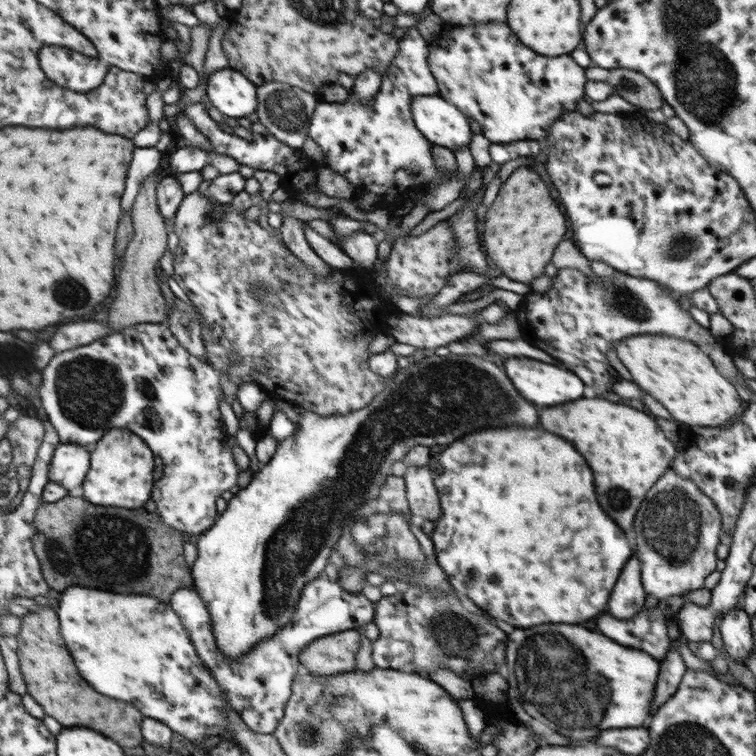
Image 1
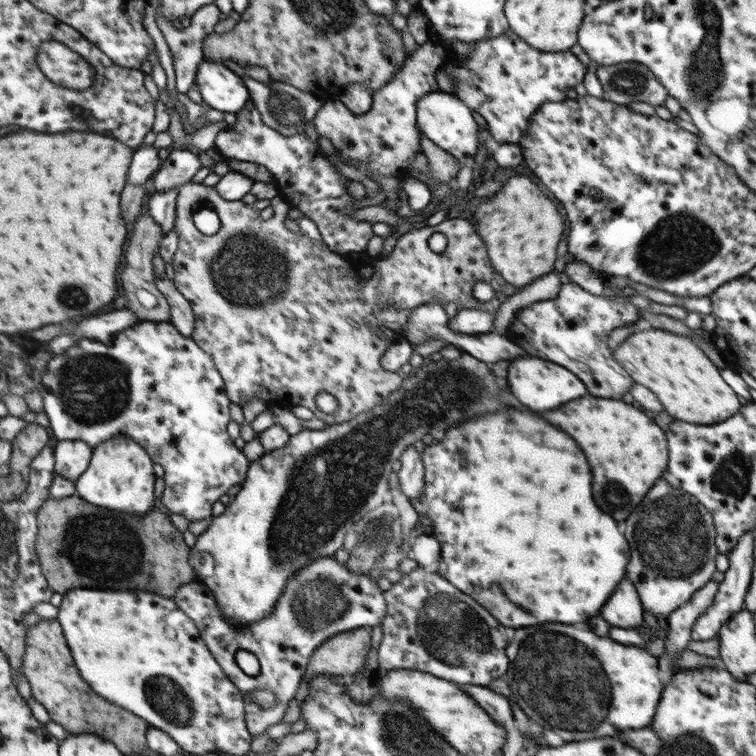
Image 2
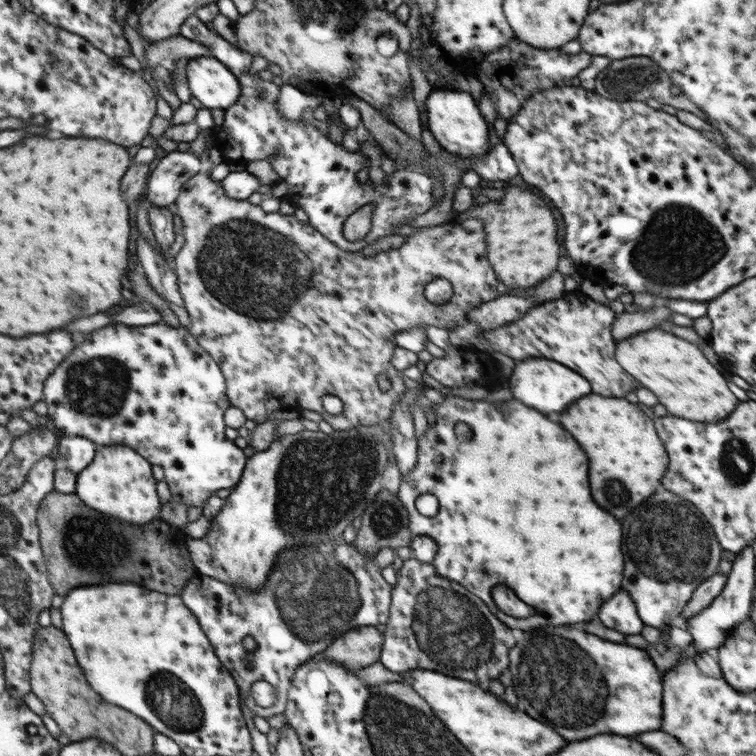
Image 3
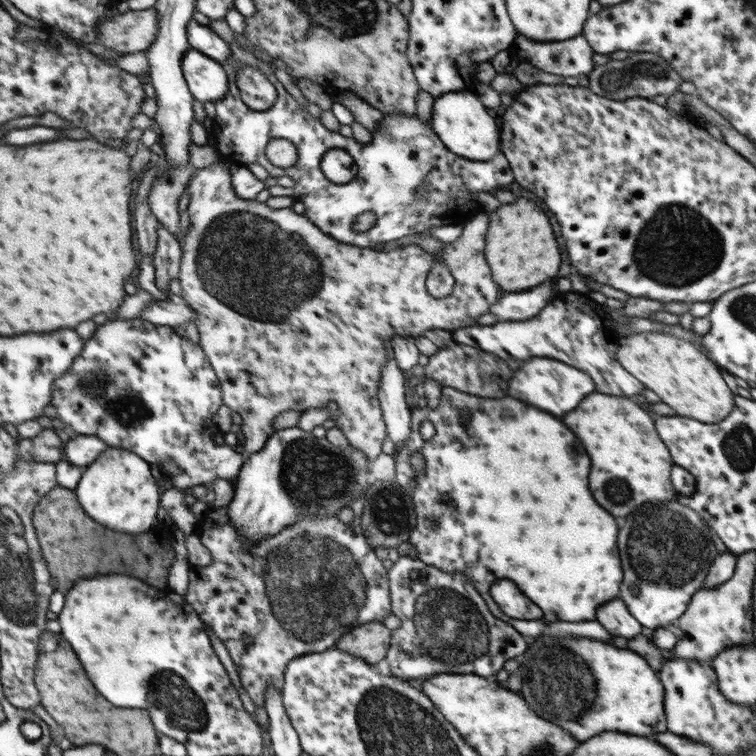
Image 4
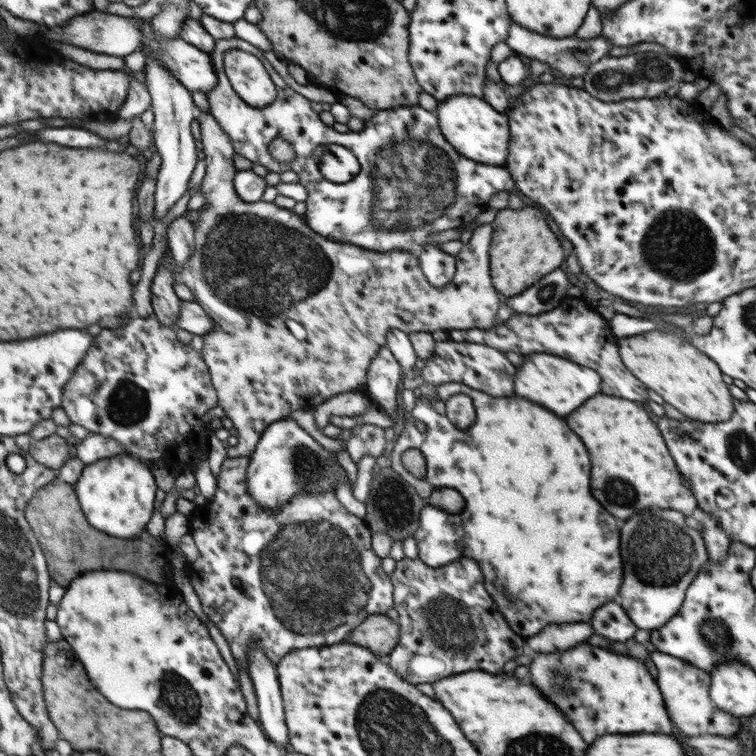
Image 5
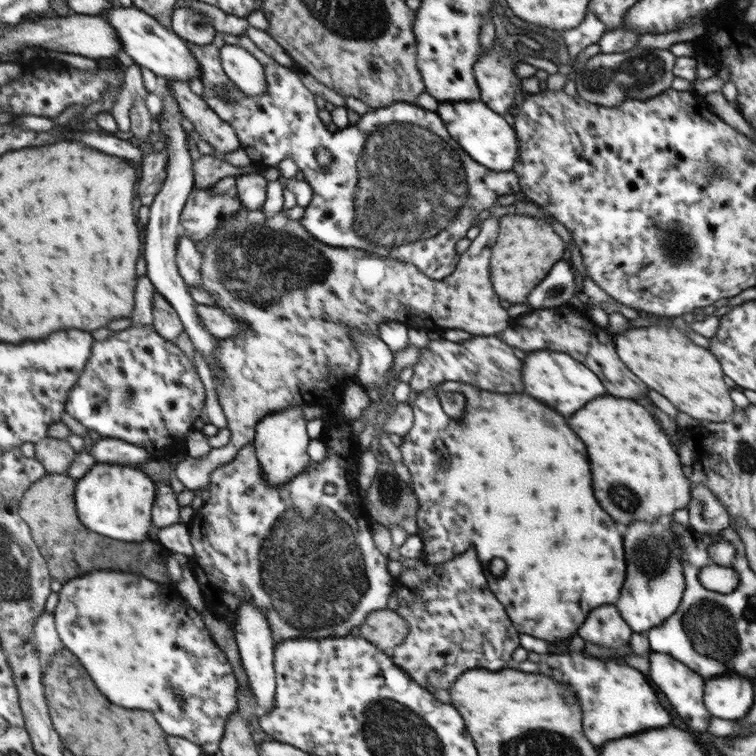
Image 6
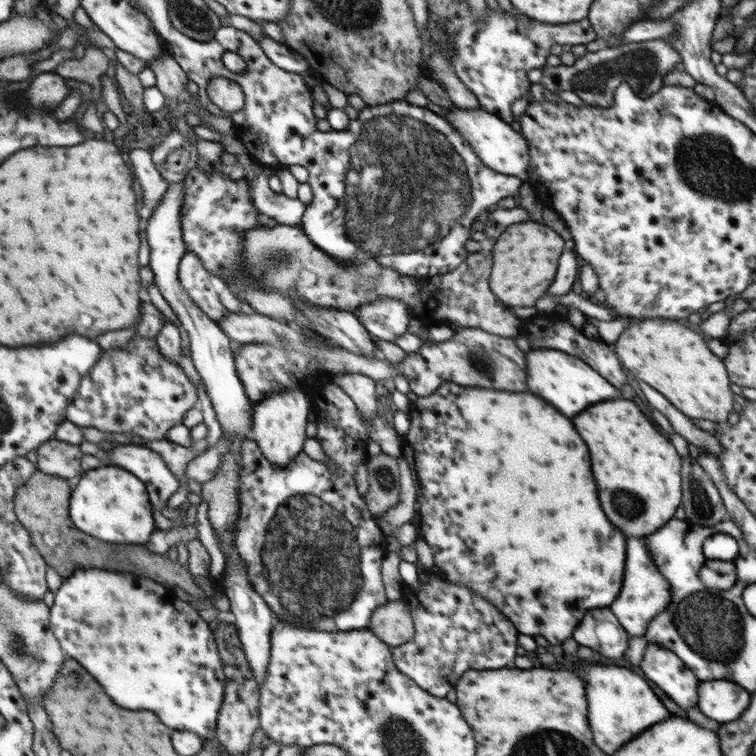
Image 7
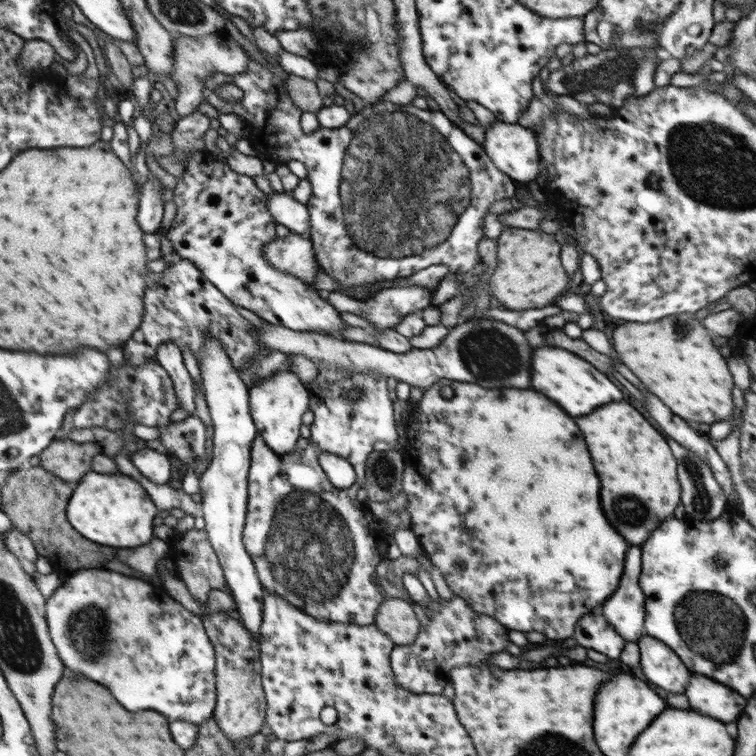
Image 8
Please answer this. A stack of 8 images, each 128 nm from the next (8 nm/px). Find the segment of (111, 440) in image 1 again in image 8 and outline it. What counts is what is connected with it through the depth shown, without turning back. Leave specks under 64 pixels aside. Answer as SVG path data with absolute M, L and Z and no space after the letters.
M88 471L67 504L67 519L88 540L110 548L133 549L150 543L154 536L156 506L148 491L137 480L123 473Z

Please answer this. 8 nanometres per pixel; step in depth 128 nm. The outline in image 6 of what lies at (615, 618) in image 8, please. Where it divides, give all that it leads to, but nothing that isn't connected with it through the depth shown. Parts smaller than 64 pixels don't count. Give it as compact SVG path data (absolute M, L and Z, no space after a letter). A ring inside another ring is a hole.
M660 518L660 520L656 520L656 522L652 522L652 524L644 524L644 522L636 522L636 524L632 524L632 526L628 526L628 530L626 530L626 534L624 534L624 550L626 550L626 566L628 566L628 570L626 570L626 582L624 582L624 588L622 588L622 592L620 592L620 596L619 596L619 600L618 600L618 601L617 601L617 602L616 602L616 604L615 604L615 605L614 605L614 606L615 606L615 607L616 607L616 608L617 608L617 610L618 610L618 612L619 612L619 614L620 614L620 617L621 617L621 618L624 618L624 622L626 622L626 624L628 624L628 626L630 626L630 629L631 629L631 630L632 630L632 631L633 631L633 632L634 632L634 633L643 633L643 634L645 634L645 633L646 633L646 632L648 632L648 631L650 631L650 630L651 630L651 629L652 629L652 628L655 628L655 627L656 627L656 626L657 626L657 625L662 625L662 623L664 623L664 621L666 621L666 620L667 620L667 619L668 619L668 617L670 617L670 616L672 616L672 614L674 614L674 613L676 613L676 610L677 610L677 608L678 608L678 607L680 607L680 602L681 602L681 599L682 599L682 594L683 594L683 593L684 593L684 573L683 573L683 574L682 574L682 566L680 566L680 556L682 556L682 555L683 555L683 548L682 548L682 547L681 547L681 546L680 546L680 545L679 545L679 544L678 544L678 541L677 541L677 536L676 536L676 535L675 535L675 534L674 534L674 533L673 533L673 530L672 530L672 529L671 529L671 524L670 524L670 522L671 522L671 521L672 521L672 519L671 519L671 518L670 518L670 520L666 520L666 518ZM672 570L676 570L676 572L678 572L678 576L676 576L676 578L674 578L674 576L672 576ZM672 578L674 578L674 580L678 580L678 588L670 588L670 586L668 586L668 582L666 582L666 584L664 584L664 580L672 580Z

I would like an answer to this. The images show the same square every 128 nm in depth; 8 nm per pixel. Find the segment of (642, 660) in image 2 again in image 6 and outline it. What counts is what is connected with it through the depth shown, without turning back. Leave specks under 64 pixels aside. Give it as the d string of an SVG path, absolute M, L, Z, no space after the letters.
M584 652L554 654L542 660L538 666L540 674L552 676L560 684L570 684L570 690L580 700L584 734L594 746L600 746L612 738L624 738L628 734L644 732L650 728L662 728L672 722L670 714L662 708L654 688L636 668L604 662Z

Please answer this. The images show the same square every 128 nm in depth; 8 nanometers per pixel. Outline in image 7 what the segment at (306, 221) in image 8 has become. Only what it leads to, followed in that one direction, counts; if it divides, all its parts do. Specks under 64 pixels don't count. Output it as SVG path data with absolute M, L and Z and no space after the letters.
M262 166L262 173L248 181L251 201L256 210L274 218L280 224L301 226L307 205L297 197L288 198L284 193L276 194L269 188L269 178L269 166Z

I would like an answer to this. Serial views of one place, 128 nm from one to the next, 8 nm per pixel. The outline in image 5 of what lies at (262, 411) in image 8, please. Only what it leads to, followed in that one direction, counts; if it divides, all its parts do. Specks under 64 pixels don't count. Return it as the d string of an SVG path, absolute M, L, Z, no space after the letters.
M290 417L269 424L249 457L247 493L251 494L258 506L270 508L270 511L288 504L296 495L336 489L340 480L351 484L348 474L338 463L336 453L327 451Z

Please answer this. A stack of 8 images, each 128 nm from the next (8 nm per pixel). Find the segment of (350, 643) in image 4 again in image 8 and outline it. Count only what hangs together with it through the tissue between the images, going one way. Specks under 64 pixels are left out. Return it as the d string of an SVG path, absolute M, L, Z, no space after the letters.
M387 597L378 608L375 626L395 645L415 642L421 624L413 607L400 598Z

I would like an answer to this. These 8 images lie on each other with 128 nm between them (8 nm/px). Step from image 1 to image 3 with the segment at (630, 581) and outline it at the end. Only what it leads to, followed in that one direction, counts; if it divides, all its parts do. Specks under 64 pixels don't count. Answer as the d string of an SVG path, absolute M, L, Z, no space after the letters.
M622 590L616 592L608 602L602 604L598 616L602 624L606 624L606 628L618 630L624 634L638 634L645 626L636 612L632 598Z

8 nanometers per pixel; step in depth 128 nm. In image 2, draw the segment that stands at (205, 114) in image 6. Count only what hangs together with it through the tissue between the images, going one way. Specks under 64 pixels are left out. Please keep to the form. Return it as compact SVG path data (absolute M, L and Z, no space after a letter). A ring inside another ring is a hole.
M193 182L186 183L179 188L178 198L176 199L176 218L174 223L174 232L178 235L180 242L178 242L178 250L174 255L171 265L174 268L173 283L175 287L186 297L186 300L191 304L194 316L195 327L191 339L208 355L211 356L212 362L216 365L218 372L225 383L225 390L228 398L234 404L242 406L251 398L261 398L267 404L274 404L282 408L293 406L306 406L315 413L317 418L323 420L328 425L340 424L352 420L356 415L362 414L366 411L371 411L377 404L384 403L386 399L390 398L396 390L400 390L403 382L403 375L401 373L388 372L382 368L380 364L381 356L384 351L393 345L398 339L399 335L404 332L404 326L407 324L408 316L411 314L413 308L422 306L423 304L442 303L443 305L449 302L458 304L459 309L476 309L485 310L486 312L497 312L502 302L495 295L490 301L480 301L472 295L472 287L476 282L486 281L490 282L492 278L492 266L486 254L486 246L478 236L479 232L474 230L474 226L468 220L468 216L462 214L453 219L446 219L435 226L426 225L422 229L410 230L402 234L396 242L396 246L392 253L378 261L375 264L360 267L346 261L344 257L330 251L329 248L322 243L316 243L312 239L301 235L294 235L290 233L284 221L287 218L287 212L290 208L289 203L280 198L274 201L274 211L272 218L264 220L259 211L255 210L252 205L248 205L241 200L230 201L219 195L219 192L212 186L204 186L202 183L195 184ZM200 210L214 210L218 213L221 225L216 234L206 236L202 234L196 226L192 217ZM434 232L442 232L446 236L448 246L446 250L440 253L432 252L429 248L428 239ZM319 392L327 392L336 398L338 401L338 408L332 414L326 414L319 409L316 402L316 395Z

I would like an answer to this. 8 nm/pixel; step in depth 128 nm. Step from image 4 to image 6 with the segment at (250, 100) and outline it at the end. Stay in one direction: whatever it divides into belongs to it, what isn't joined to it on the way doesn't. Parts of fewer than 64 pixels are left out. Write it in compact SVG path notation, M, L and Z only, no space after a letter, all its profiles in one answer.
M224 45L220 50L223 71L248 96L259 96L267 89L263 64L246 49Z

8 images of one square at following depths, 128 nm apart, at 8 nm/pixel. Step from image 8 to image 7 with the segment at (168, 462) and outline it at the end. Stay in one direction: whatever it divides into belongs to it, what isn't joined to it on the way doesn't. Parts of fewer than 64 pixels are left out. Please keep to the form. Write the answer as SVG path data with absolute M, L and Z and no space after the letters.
M116 444L108 445L108 456L116 467L128 469L128 472L140 476L148 484L147 492L151 493L152 504L158 511L166 508L168 499L180 485L180 481L165 465L161 456L144 445Z

